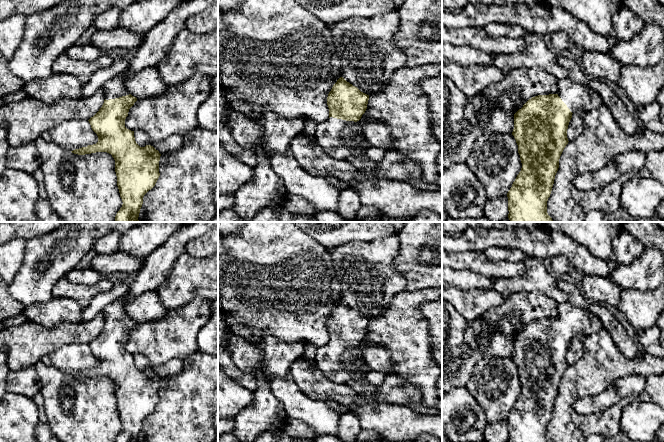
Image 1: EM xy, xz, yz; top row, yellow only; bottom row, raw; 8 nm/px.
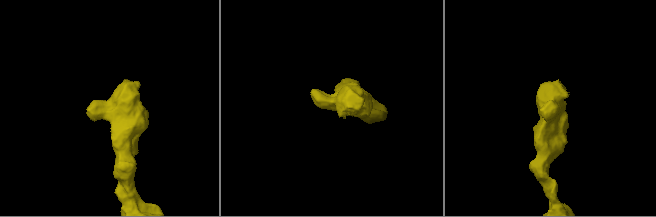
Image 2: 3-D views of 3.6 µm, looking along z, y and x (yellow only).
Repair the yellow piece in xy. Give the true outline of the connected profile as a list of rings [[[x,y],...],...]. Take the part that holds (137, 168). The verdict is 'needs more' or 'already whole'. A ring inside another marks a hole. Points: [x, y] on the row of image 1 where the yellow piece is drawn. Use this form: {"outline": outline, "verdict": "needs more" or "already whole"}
{"outline": [[[123,74],[105,82],[101,89],[104,91],[104,103],[99,111],[88,120],[92,130],[98,136],[98,142],[71,152],[78,155],[107,152],[112,155],[115,160],[117,186],[123,202],[115,216],[115,222],[139,222],[138,217],[143,204],[143,197],[155,186],[160,176],[159,161],[161,154],[151,145],[140,147],[135,141],[134,131],[125,127],[125,119],[129,109],[137,101],[137,98],[128,92]]], "verdict": "needs more"}

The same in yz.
{"outline": [[[565,78],[558,82],[558,93],[529,99],[514,114],[514,136],[522,168],[507,193],[510,222],[553,222],[547,213],[547,201],[559,168],[560,156],[568,144],[567,129],[572,114],[596,109],[603,104],[591,87]]], "verdict": "needs more"}

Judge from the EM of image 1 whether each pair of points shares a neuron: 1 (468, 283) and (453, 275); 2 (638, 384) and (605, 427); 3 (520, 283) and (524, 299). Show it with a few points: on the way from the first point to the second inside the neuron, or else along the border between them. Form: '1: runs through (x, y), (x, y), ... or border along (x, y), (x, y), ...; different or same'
1: runs through (464, 280), (457, 279); same
2: border along (647, 381), (641, 392), (631, 394), (608, 407); different
3: border along (507, 293), (539, 291), (545, 295); different

